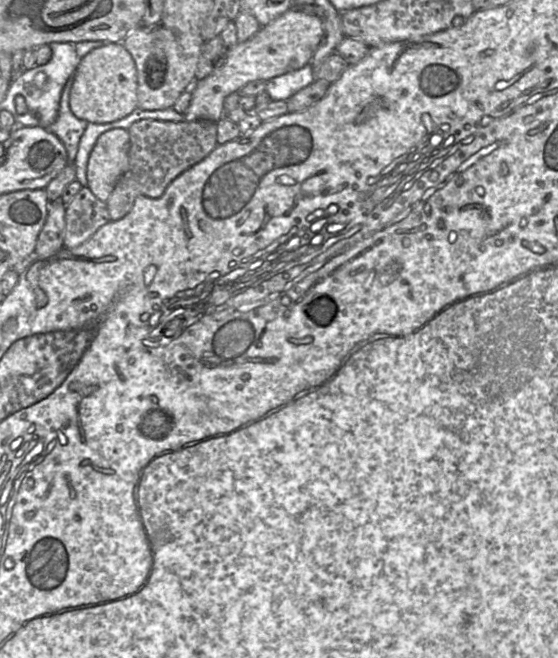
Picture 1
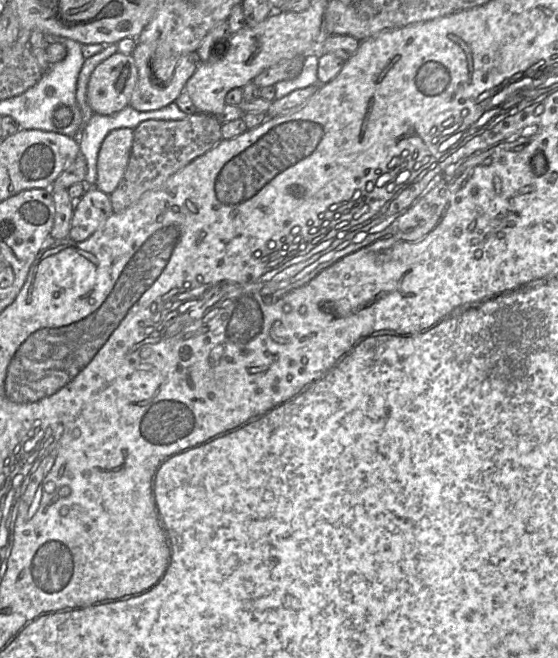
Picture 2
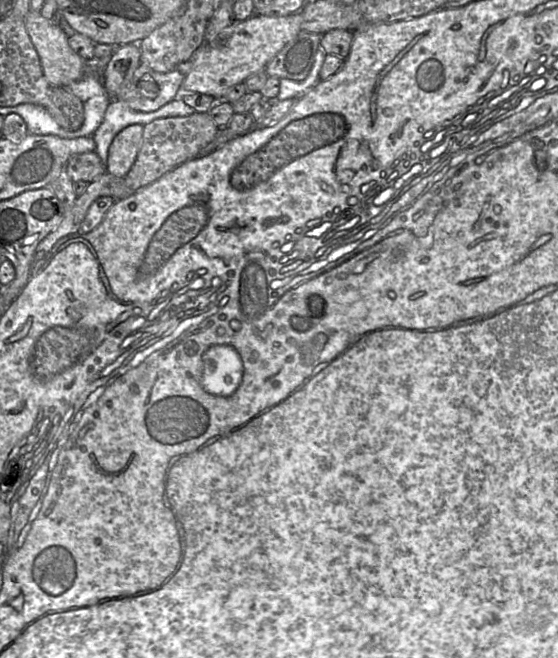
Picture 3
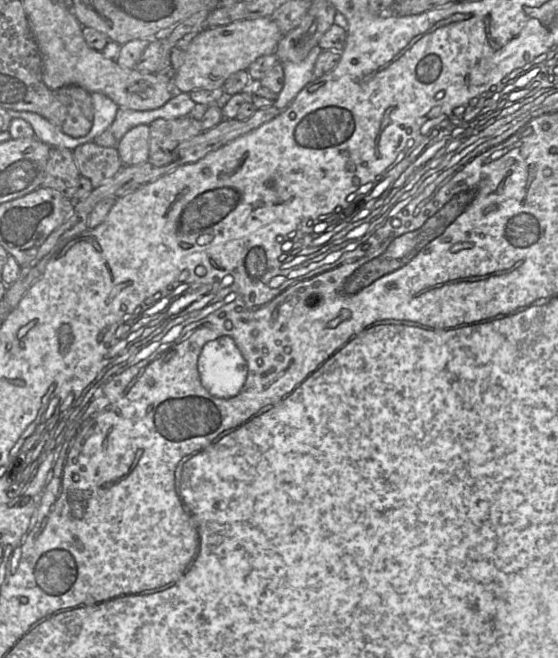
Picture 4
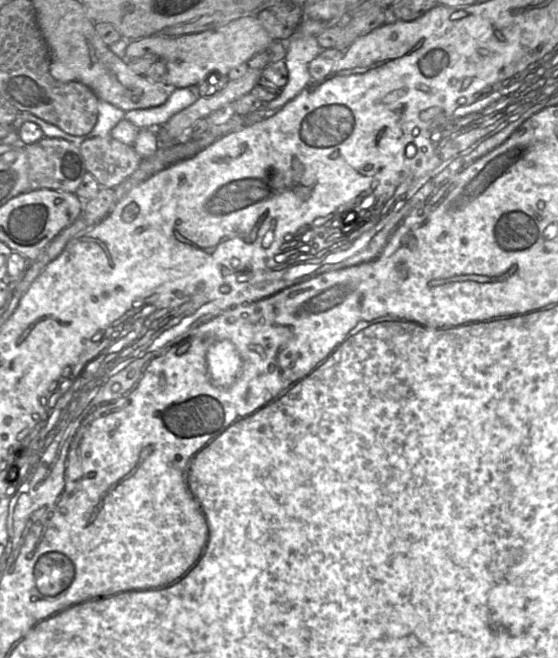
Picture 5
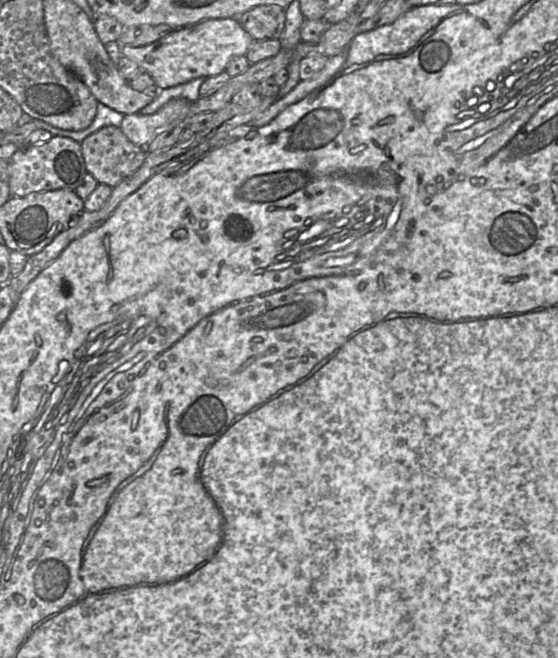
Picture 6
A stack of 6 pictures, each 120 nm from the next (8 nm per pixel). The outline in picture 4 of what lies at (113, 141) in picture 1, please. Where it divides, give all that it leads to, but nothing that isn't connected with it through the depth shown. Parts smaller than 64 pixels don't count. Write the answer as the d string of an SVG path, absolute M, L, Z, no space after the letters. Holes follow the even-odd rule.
M149 125L130 129L118 142L117 151L124 166L135 166L148 161Z

